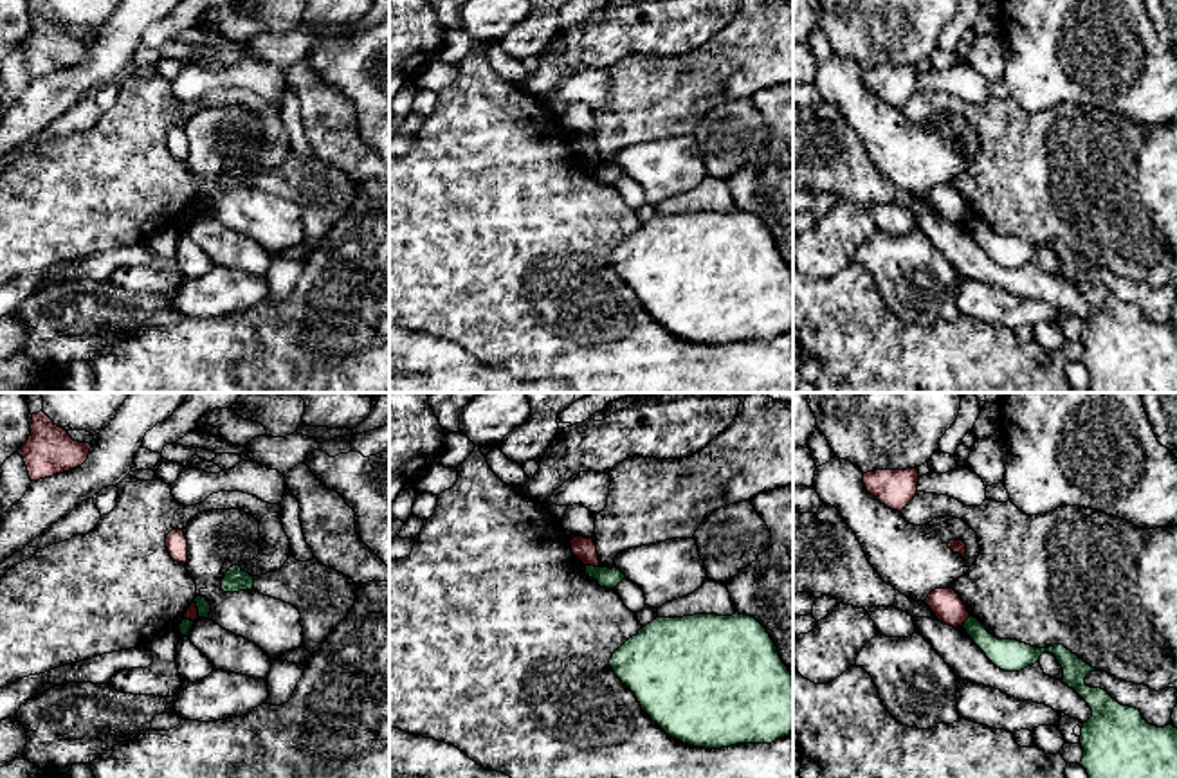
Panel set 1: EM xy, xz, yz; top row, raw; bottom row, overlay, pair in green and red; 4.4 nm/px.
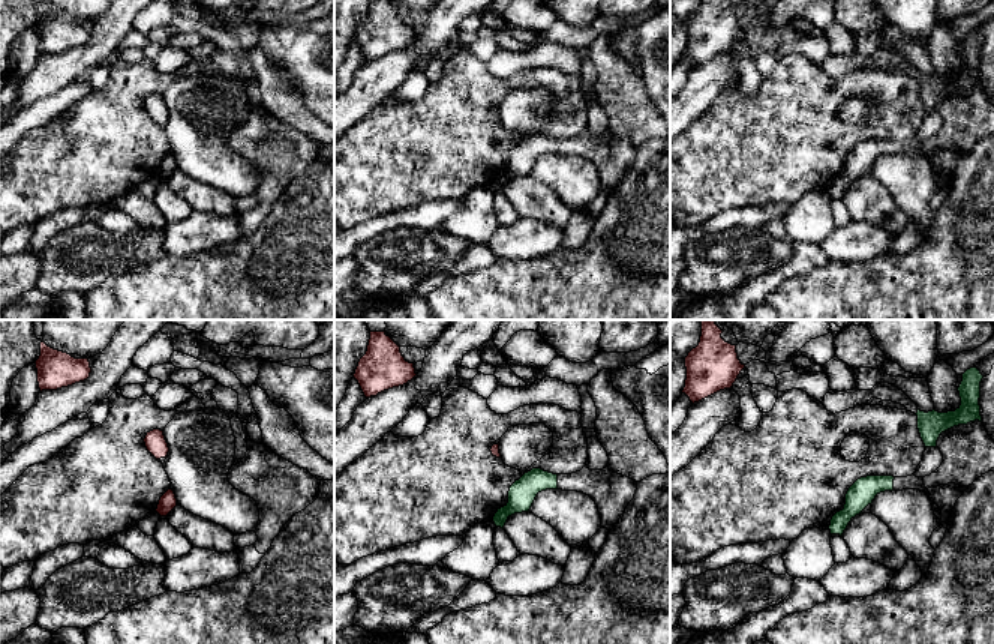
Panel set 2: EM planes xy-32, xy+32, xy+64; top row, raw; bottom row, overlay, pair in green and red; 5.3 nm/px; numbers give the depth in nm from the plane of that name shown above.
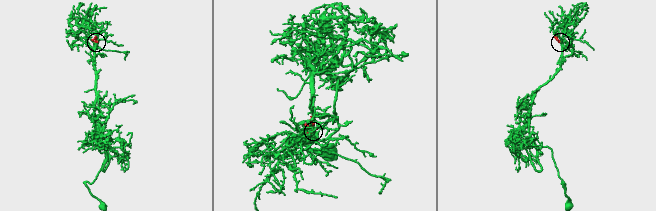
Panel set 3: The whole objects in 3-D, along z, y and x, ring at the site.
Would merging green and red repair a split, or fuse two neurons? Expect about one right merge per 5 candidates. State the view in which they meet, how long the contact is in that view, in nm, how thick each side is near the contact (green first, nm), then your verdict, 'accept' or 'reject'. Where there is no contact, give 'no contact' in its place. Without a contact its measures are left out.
xz | 60 nm | 90/100 nm | reject

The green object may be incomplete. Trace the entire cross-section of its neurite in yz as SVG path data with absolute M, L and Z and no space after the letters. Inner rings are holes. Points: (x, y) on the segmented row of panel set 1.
M973 616L964 621L963 629L986 657L1004 672L1020 672L1040 661L1044 652L1056 657L1063 670L1062 683L1072 688L1092 710L1092 717L1083 722L1080 737L1083 747L1080 765L1087 771L1089 778L1177 778L1177 728L1172 724L1164 728L1152 726L1143 719L1139 710L1119 704L1101 688L1087 686L1085 677L1098 670L1063 645L1036 648L1017 639L999 639Z

